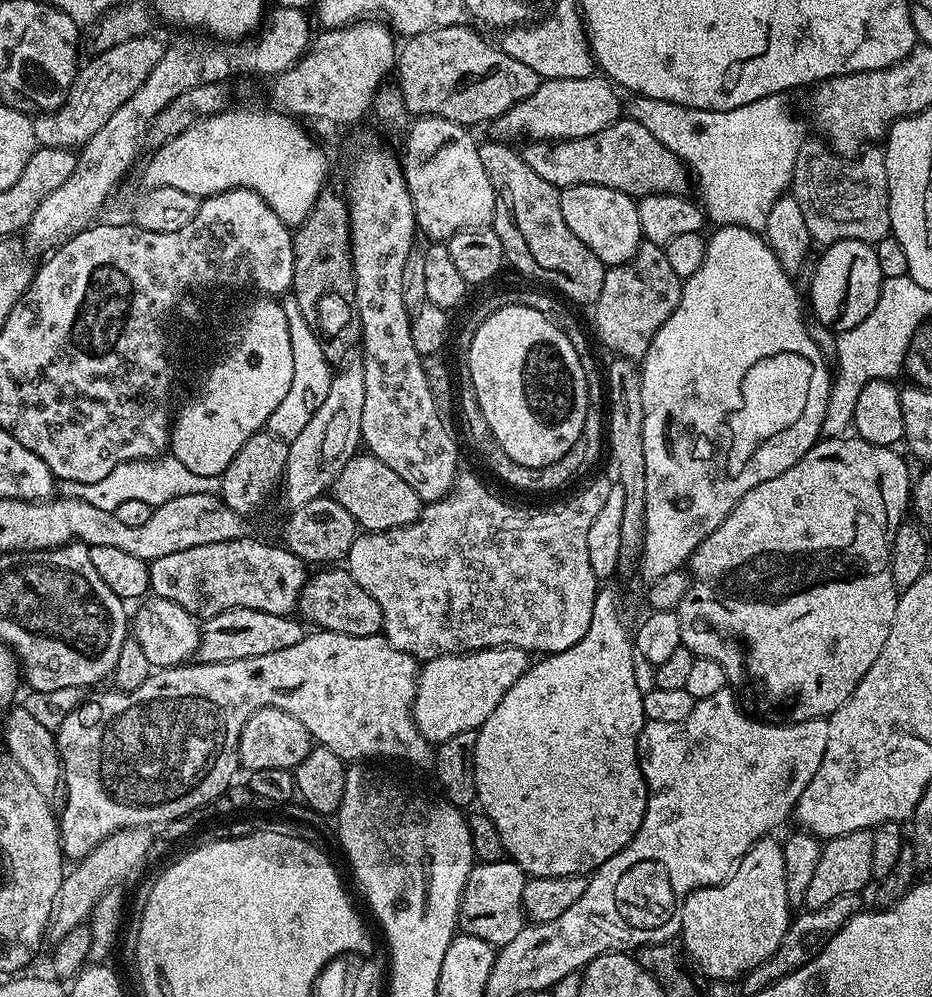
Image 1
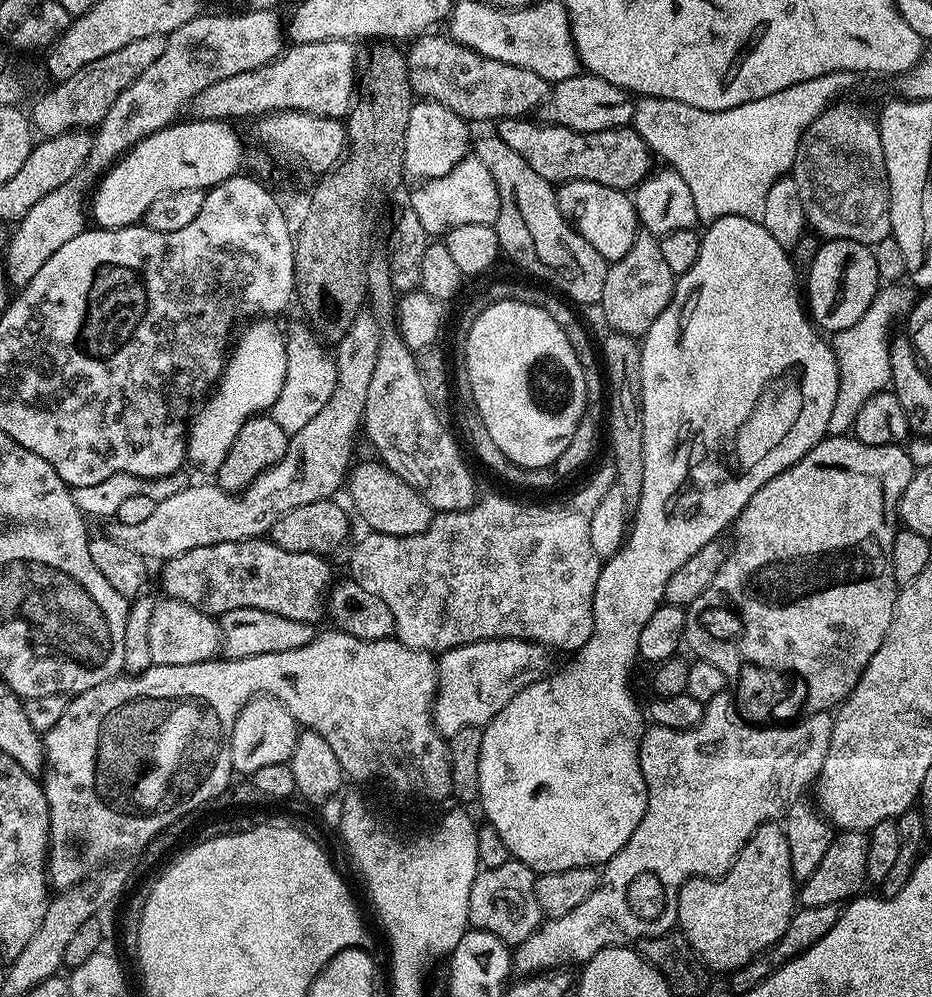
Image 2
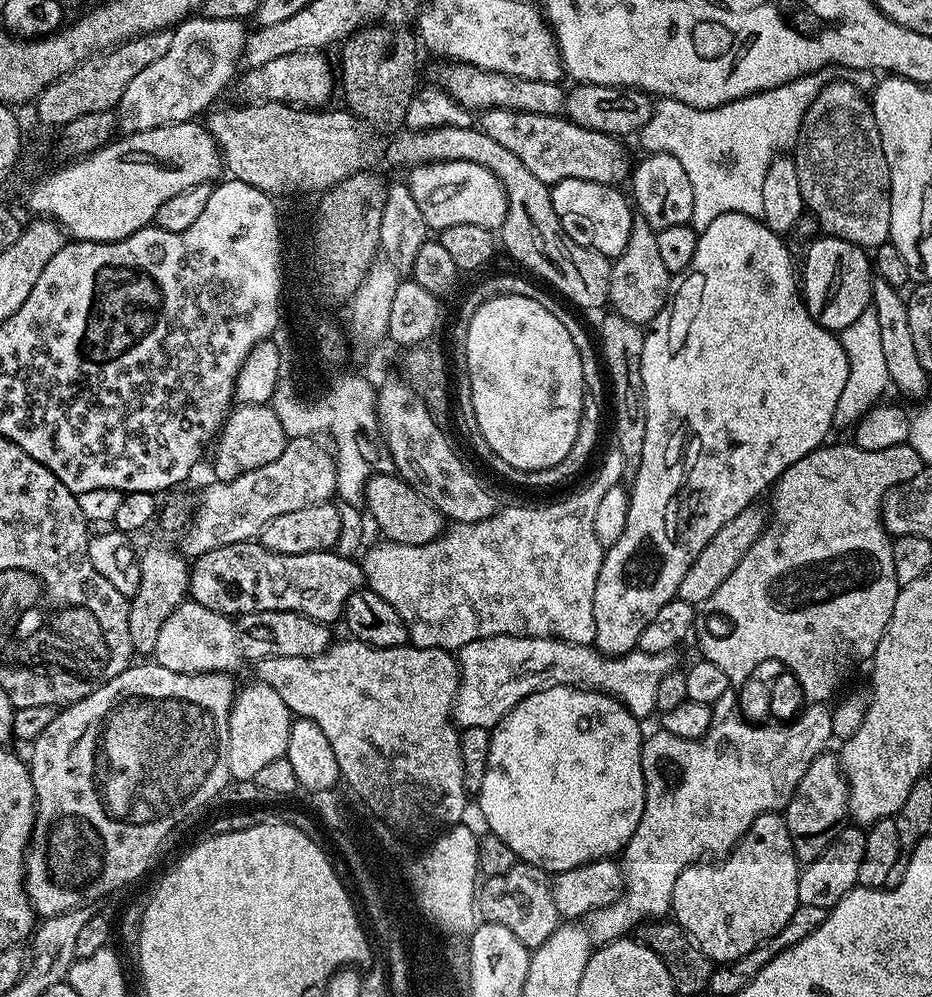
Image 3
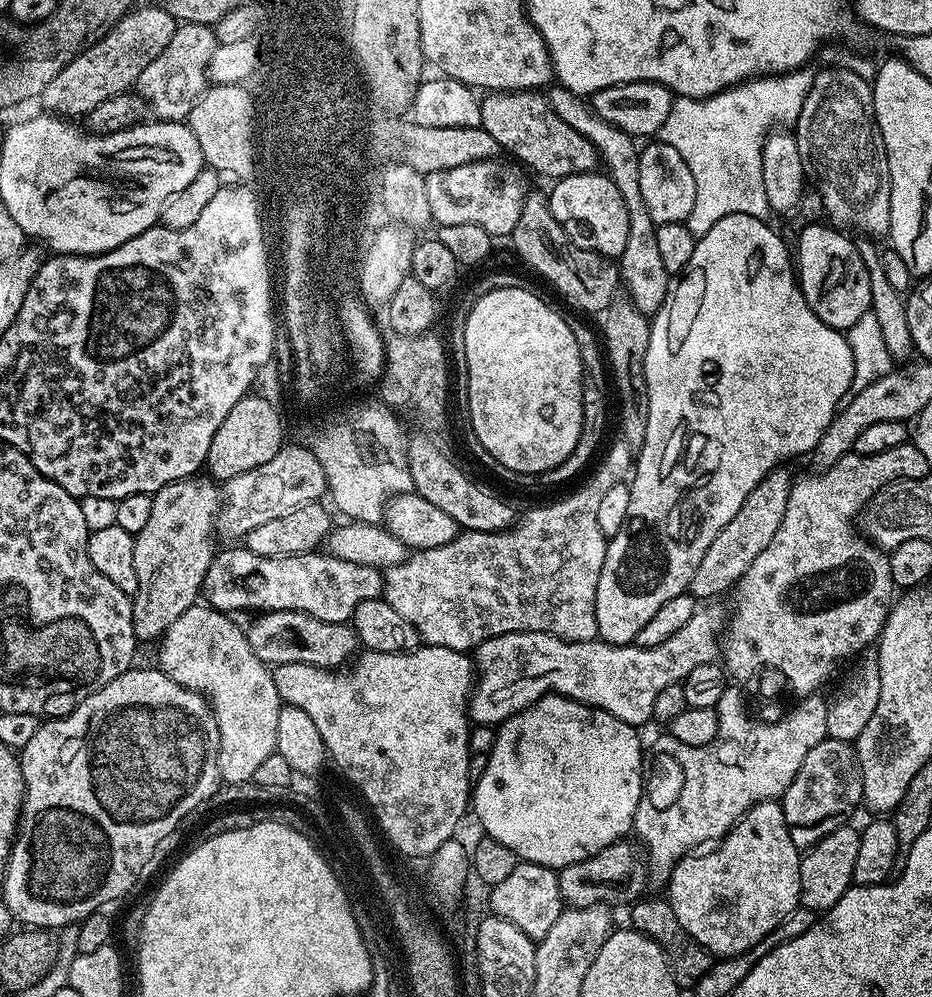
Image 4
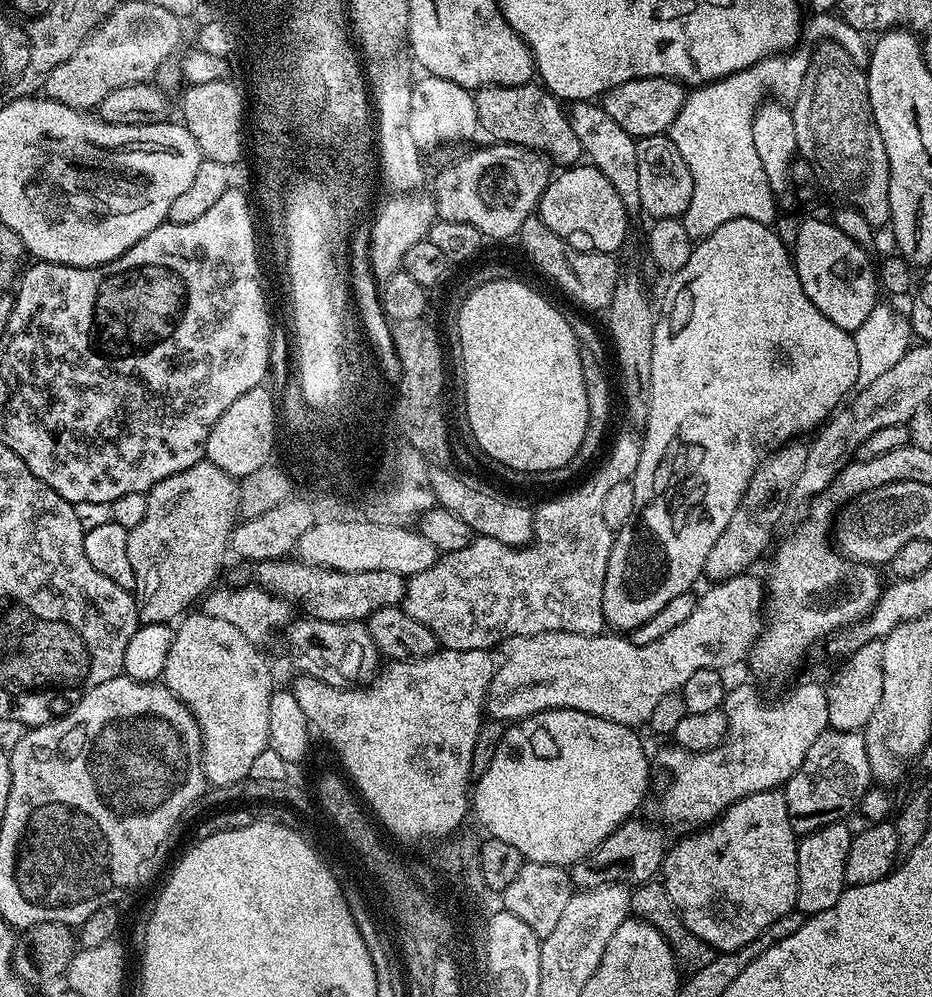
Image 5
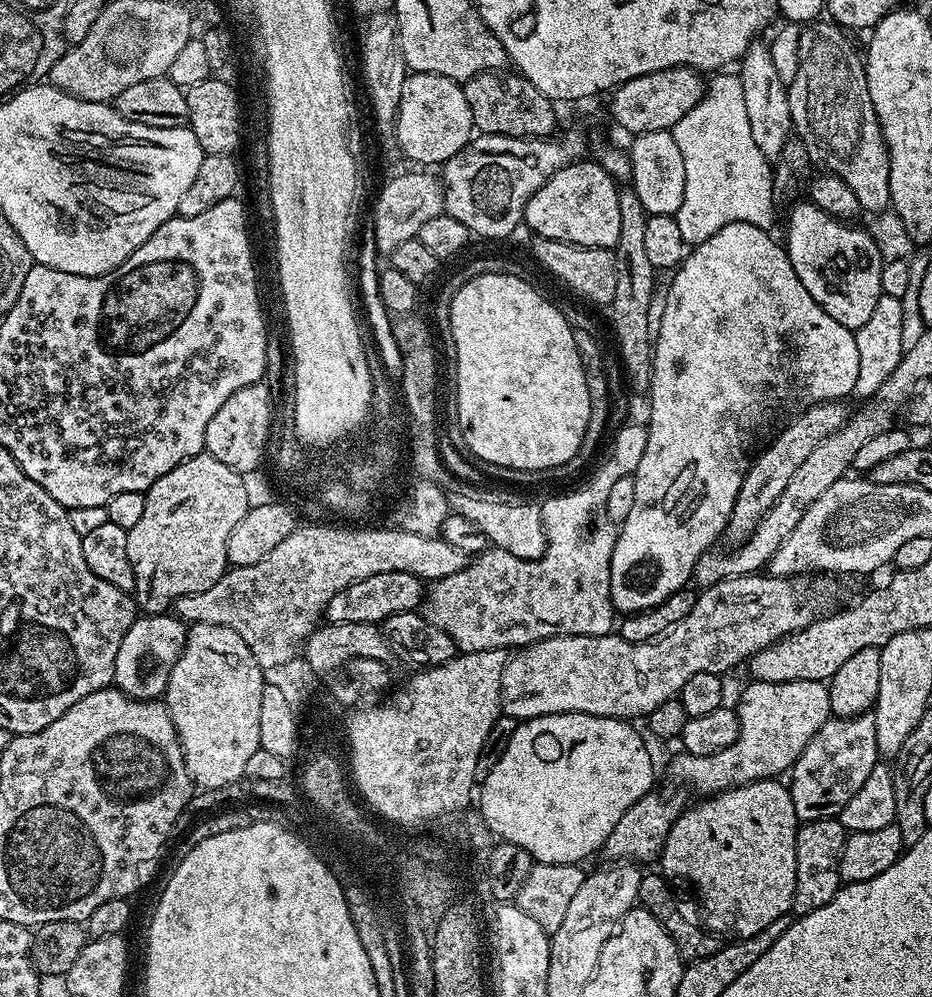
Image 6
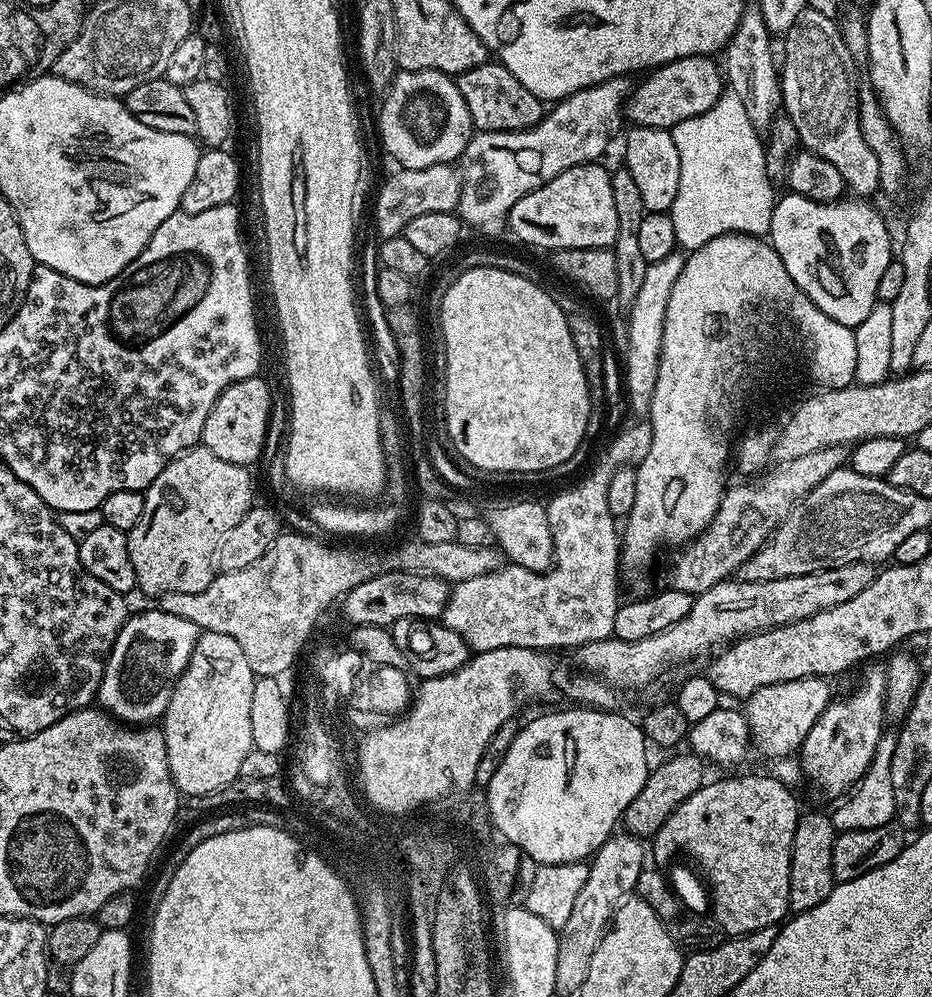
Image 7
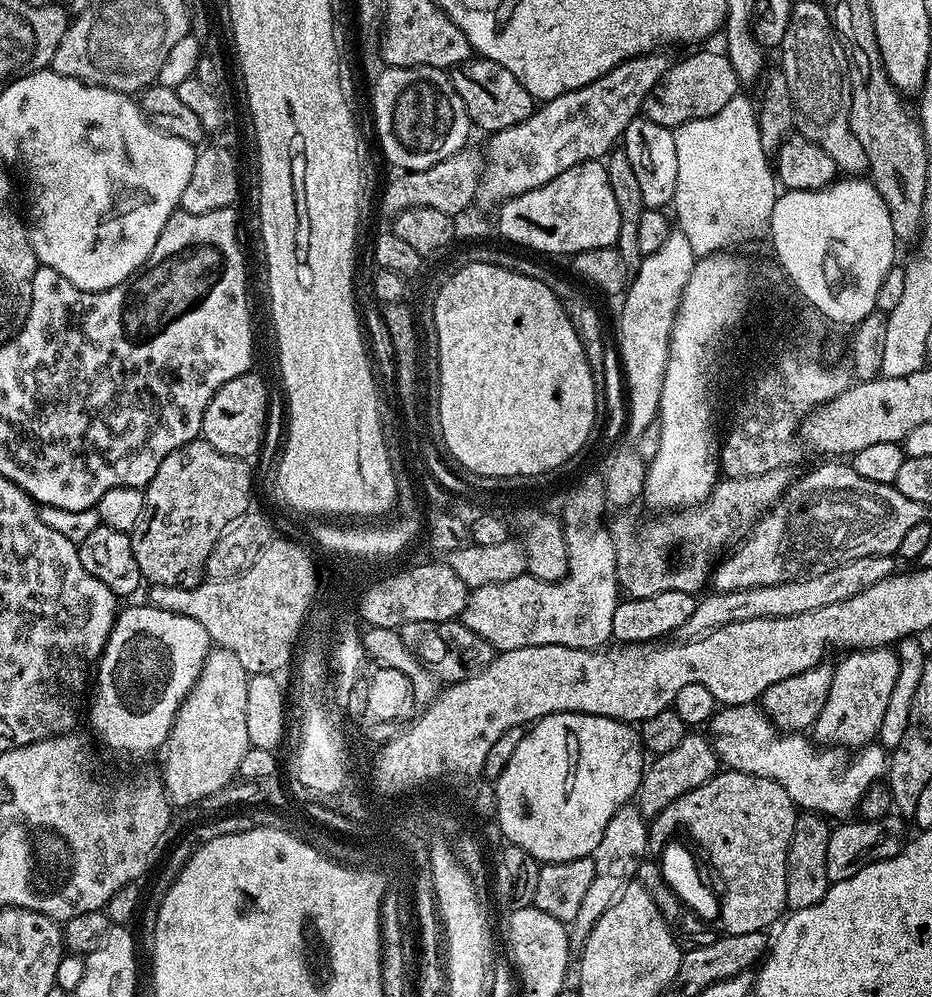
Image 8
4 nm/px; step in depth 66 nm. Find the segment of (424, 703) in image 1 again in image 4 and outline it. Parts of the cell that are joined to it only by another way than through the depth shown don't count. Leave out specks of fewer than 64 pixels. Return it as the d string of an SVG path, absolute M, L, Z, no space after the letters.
M716 606L697 607L694 618L673 634L666 638L662 646L650 646L639 648L634 642L630 644L608 644L599 638L595 640L563 640L557 636L551 636L545 632L515 632L514 634L502 634L482 642L474 650L474 667L478 673L472 689L470 701L470 720L476 726L499 726L505 720L509 720L514 714L518 714L524 708L529 708L534 702L538 702L544 696L568 696L583 704L589 704L592 708L601 708L614 718L633 726L649 723L652 720L652 707L654 698L658 698L661 690L666 686L678 684L684 681L690 670L697 666L715 664L718 660L718 640L716 644L716 631L725 627L726 616Z

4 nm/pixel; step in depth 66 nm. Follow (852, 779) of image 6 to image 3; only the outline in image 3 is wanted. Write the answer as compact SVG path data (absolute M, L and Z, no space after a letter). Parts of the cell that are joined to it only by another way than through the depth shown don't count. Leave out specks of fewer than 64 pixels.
M828 750L821 752L814 758L814 762L810 762L810 766L806 766L806 774L802 774L788 805L782 810L786 830L790 830L794 854L801 865L820 857L828 845L829 833L839 829L849 815L848 779L840 768L839 755L832 753L831 756L830 753Z

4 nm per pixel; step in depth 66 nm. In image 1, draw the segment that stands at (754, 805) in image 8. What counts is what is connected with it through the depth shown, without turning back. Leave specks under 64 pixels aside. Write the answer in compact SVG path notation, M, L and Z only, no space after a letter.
M772 839L756 843L723 884L694 890L680 905L678 936L682 947L709 981L739 981L774 955L788 932L790 905L784 846L779 839Z

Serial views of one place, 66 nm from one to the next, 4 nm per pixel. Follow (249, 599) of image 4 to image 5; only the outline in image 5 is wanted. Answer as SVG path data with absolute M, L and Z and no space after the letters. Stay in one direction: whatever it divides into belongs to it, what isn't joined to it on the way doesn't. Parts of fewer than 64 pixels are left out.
M293 560L268 561L260 569L259 587L282 600L304 604L309 617L326 622L343 620L367 621L374 610L395 608L404 599L405 577L390 574L390 570L339 572Z

